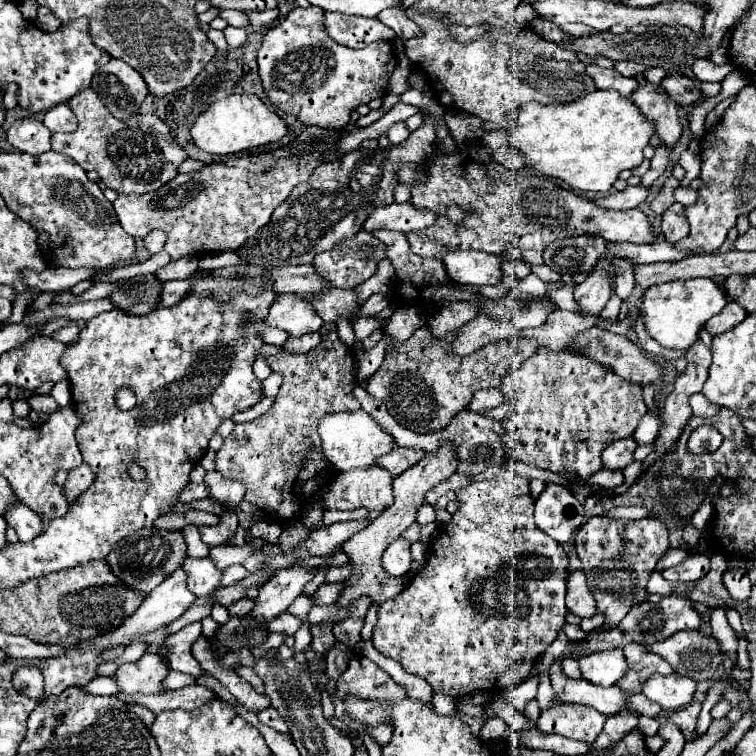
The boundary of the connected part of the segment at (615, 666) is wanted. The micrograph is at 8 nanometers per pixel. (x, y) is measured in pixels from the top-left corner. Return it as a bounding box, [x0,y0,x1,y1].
[580,649,626,687]

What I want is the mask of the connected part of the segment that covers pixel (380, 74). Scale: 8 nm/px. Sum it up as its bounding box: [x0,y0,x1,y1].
[258,5,397,129]

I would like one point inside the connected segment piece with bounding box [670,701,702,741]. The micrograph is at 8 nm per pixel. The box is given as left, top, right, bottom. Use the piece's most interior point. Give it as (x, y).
(686, 718)

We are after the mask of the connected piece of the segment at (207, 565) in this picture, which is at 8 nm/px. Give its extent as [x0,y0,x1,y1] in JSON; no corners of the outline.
[184,559,222,597]

